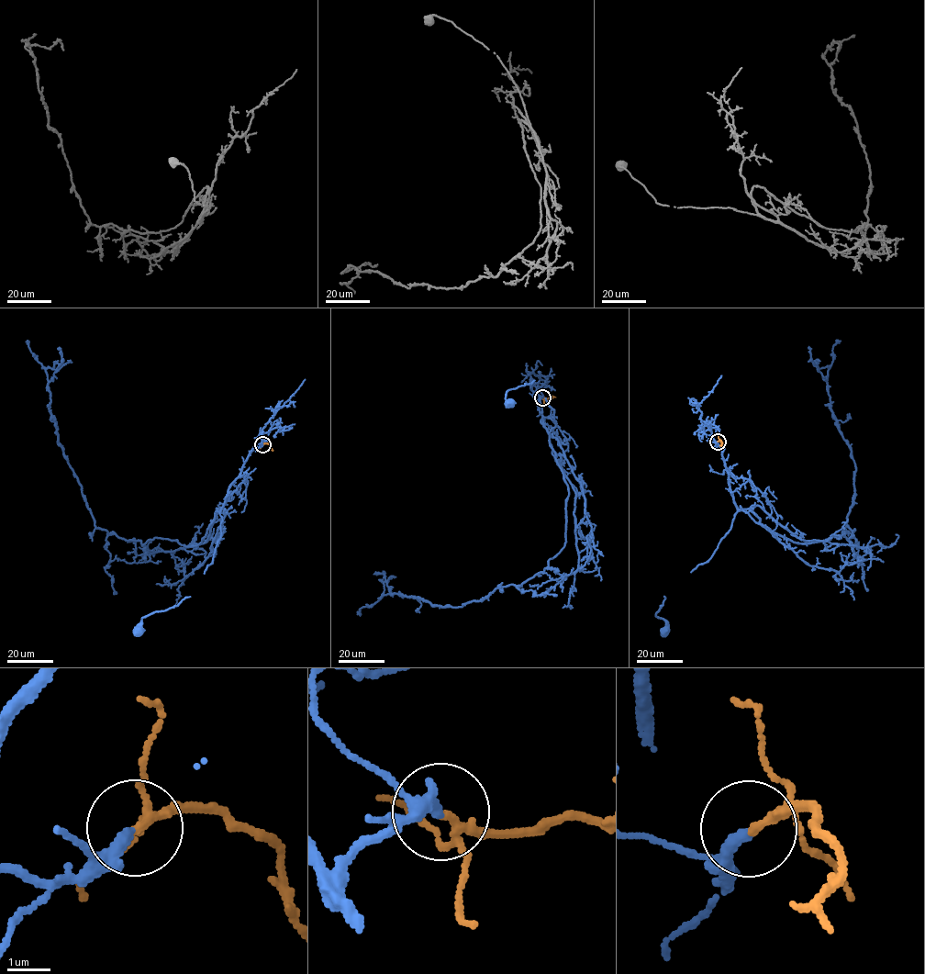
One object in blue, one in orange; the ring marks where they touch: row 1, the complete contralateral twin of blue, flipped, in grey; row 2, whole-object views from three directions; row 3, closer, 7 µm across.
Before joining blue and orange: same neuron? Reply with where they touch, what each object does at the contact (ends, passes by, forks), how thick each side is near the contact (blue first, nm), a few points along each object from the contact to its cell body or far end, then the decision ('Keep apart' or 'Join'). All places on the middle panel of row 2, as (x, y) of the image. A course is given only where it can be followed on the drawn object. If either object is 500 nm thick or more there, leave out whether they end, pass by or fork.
Place: (542, 397). At the ring blue ends. At the ring orange forks. Thickness 280 nm (blue) against 120 nm. Course of blue: (542, 397), (538, 408), (549, 433), (556, 425), (554, 412), (534, 380), (507, 389), (509, 403). Course of orange: (542, 397), (555, 397). Join

